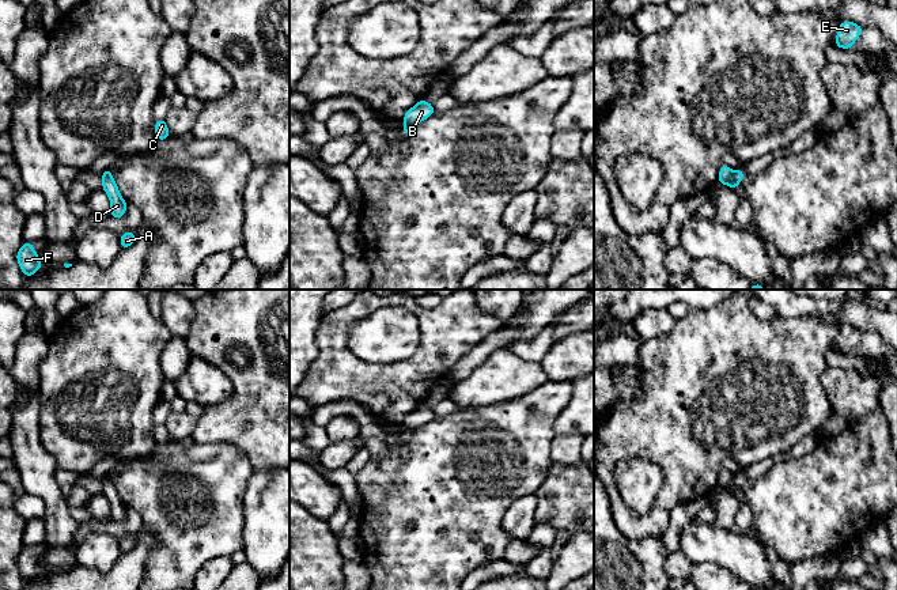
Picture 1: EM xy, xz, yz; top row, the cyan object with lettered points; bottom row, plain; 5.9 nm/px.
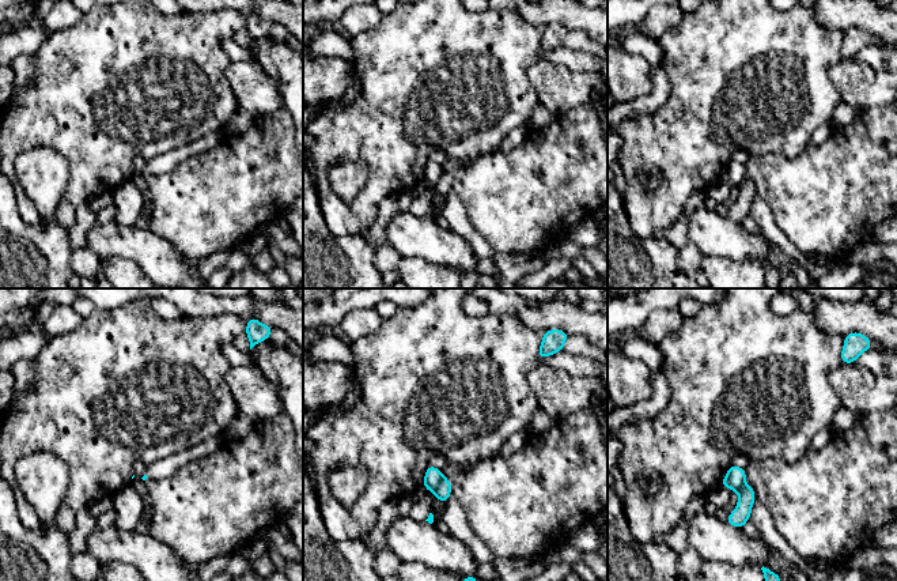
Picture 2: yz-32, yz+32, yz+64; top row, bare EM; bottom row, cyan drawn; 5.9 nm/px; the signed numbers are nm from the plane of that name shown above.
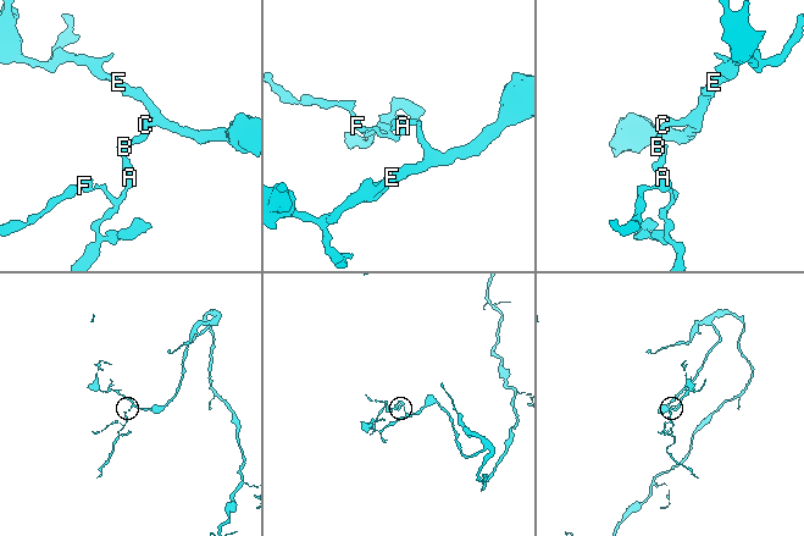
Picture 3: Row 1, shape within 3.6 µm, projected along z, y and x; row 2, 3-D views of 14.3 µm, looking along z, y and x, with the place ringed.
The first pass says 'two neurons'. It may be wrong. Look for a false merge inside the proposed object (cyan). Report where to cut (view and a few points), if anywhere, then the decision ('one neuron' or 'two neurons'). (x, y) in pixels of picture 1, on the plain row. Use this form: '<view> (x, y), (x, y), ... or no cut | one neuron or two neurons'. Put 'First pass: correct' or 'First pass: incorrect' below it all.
yz (734, 476), (727, 488) | two neurons
First pass: correct

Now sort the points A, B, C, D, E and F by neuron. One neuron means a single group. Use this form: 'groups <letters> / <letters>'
groups A D F / B C E

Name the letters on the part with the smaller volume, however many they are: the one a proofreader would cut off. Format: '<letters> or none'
A, D, F

